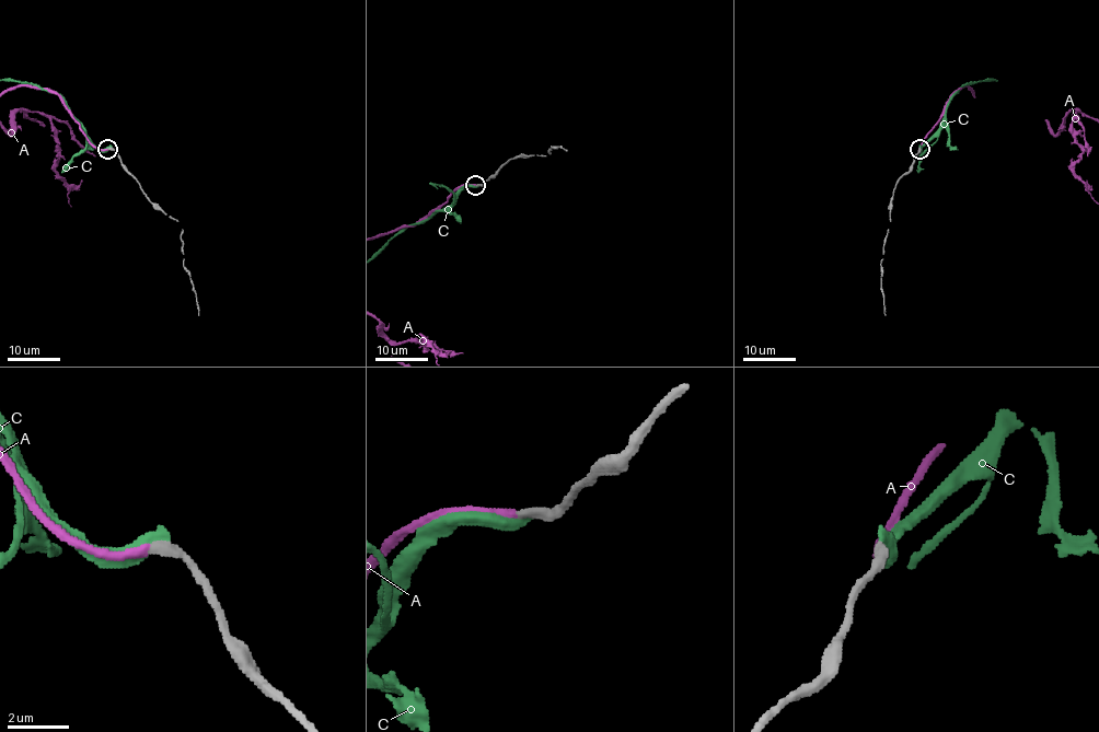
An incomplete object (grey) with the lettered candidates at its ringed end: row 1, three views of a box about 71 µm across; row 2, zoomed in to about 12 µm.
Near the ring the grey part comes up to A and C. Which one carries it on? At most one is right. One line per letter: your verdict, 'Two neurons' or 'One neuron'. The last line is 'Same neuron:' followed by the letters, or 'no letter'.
A: One neuron
C: Two neurons
Same neuron: A

